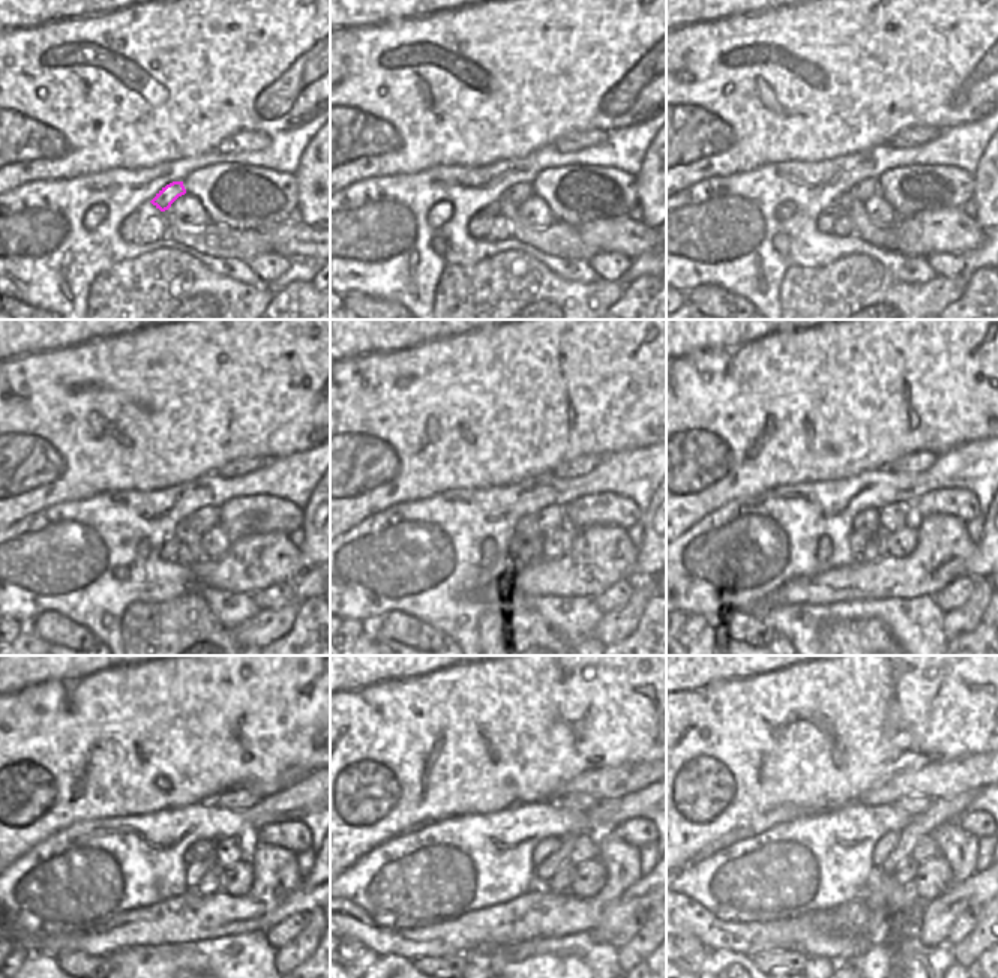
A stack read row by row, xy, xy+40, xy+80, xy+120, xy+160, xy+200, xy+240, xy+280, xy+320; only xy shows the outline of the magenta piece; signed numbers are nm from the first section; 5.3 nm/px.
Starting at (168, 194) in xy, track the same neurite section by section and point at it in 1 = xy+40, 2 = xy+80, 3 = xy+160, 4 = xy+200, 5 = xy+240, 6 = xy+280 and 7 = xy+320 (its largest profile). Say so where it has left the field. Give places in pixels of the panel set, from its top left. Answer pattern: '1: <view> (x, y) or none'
1: xy+40 (517, 194)
2: xy+80 (868, 188)
3: xy+160 (550, 518)
4: xy+200 (895, 515)
5: xy+240 (227, 851)
6: xy+280 (586, 848)
7: xy+320 (926, 848)

